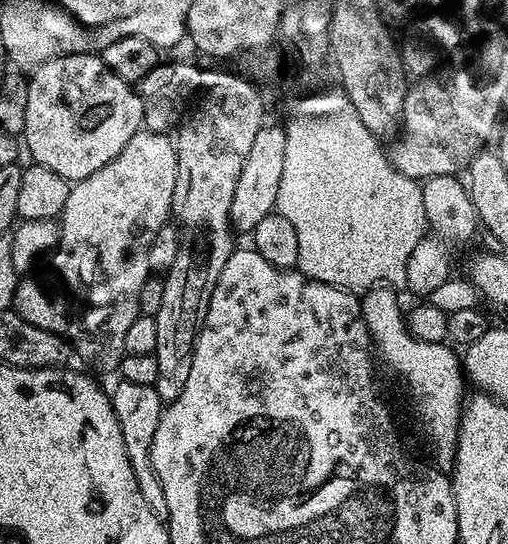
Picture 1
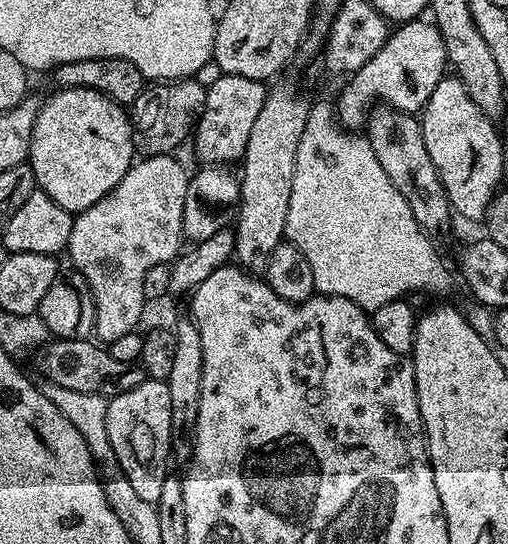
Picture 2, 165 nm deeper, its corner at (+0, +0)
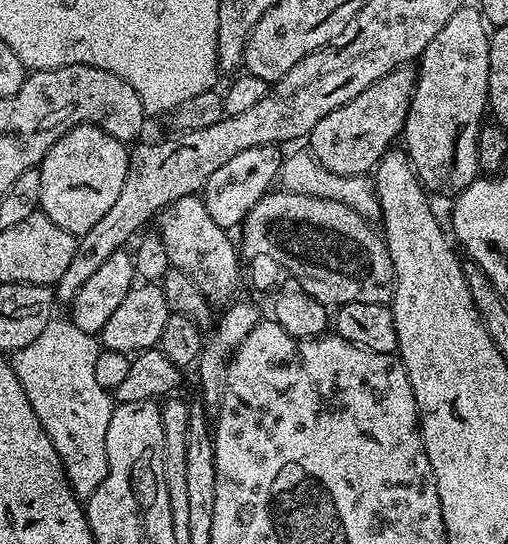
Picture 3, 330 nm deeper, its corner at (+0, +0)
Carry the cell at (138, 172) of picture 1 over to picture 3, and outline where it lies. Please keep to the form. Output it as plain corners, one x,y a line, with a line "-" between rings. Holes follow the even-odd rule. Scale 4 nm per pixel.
199,195
178,198
173,204
160,209
159,220
158,234
166,246
169,265
190,277
209,305
227,305
237,295
235,292
240,284
242,260
233,237
231,240
226,229
210,218
203,199

